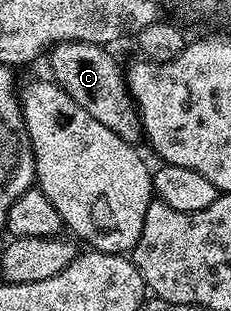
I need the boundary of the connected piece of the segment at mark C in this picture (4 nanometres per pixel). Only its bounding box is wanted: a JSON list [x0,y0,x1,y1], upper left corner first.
[47,41,141,143]

